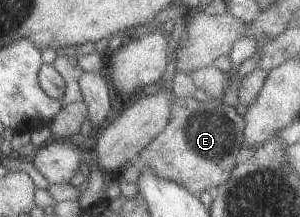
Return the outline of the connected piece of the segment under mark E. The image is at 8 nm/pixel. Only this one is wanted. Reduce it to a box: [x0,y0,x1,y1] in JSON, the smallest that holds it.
[119,97,243,195]

